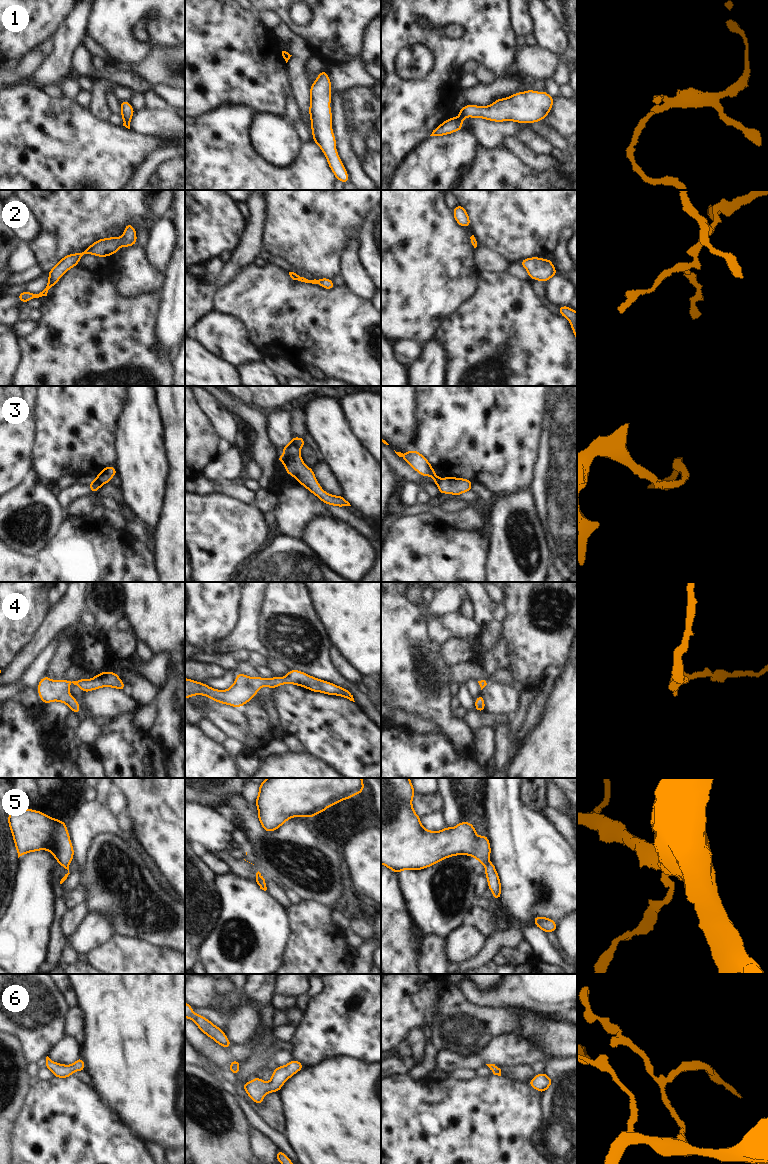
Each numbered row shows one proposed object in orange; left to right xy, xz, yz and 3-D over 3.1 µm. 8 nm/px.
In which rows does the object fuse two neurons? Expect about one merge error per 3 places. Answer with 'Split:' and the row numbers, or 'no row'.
Split: 3

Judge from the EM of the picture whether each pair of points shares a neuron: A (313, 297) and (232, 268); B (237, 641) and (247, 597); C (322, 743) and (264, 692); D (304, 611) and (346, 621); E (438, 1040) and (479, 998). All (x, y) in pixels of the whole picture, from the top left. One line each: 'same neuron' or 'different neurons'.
A: different neurons
B: same neuron
C: different neurons
D: different neurons
E: different neurons

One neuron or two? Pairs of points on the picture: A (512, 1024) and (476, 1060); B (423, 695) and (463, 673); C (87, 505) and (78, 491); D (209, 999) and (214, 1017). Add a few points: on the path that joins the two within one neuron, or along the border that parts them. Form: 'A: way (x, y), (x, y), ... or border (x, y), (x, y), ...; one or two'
A: border (516, 1032), (494, 1036), (482, 1047); two
B: border (451, 665), (451, 671), (455, 680); two
C: border (90, 495), (76, 498), (65, 510); two
D: border (195, 1008), (212, 1008), (214, 1010); two

